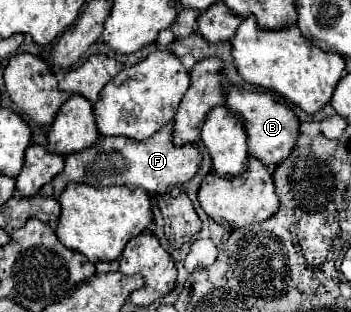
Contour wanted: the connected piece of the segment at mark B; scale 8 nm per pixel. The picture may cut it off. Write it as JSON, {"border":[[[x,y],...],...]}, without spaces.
{"border":[[[237,86],[227,88],[227,108],[231,108],[235,114],[239,114],[245,120],[247,146],[251,156],[259,158],[265,166],[271,166],[271,164],[277,166],[285,158],[289,158],[289,154],[297,144],[299,124],[301,124],[301,120],[293,114],[293,110],[275,102],[269,92],[253,92]]]}

